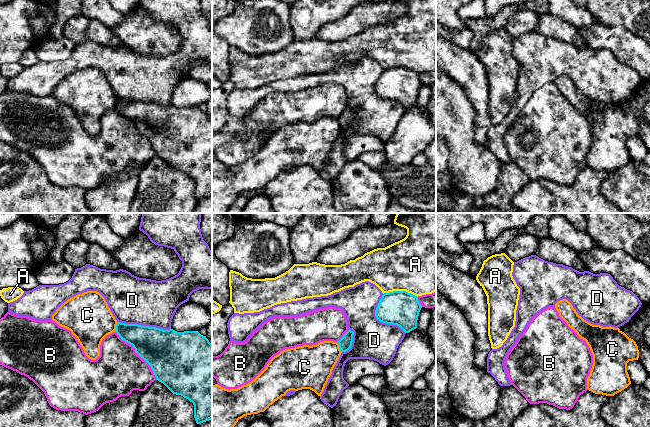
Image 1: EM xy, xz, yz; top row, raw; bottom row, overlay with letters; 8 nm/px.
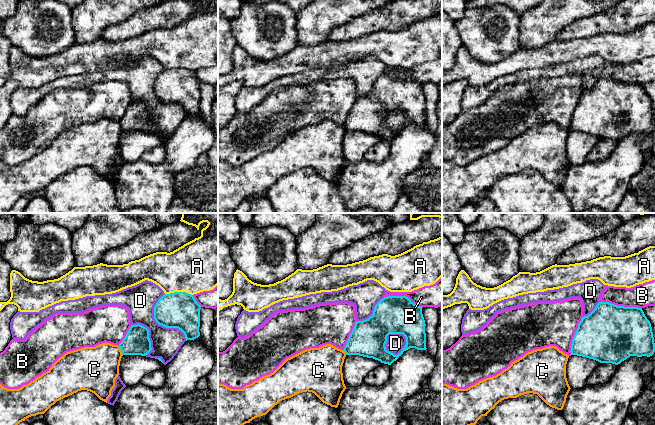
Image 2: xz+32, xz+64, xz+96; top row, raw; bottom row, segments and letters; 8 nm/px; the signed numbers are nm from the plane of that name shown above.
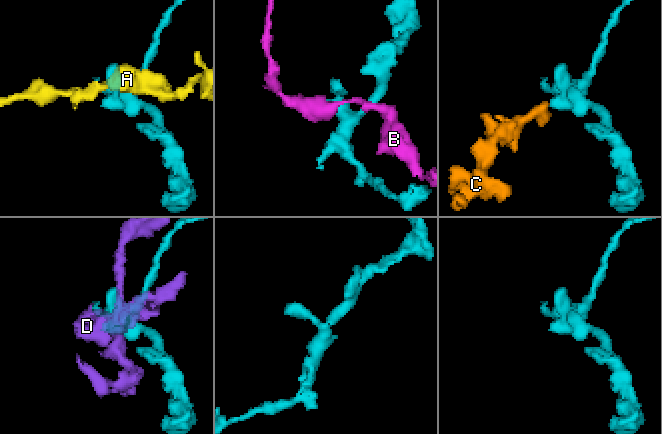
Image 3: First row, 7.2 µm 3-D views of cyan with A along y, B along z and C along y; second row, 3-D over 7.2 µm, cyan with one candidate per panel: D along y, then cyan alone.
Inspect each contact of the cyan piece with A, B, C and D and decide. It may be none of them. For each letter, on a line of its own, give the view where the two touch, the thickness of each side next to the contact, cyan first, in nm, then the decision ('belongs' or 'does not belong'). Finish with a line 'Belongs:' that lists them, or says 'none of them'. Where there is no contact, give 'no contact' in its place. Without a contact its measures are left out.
A: xz | 280/460 nm | does not belong
B: xy | 380/400 nm | does not belong
C: xz | 110/300 nm | does not belong
D: xz | 280/320 nm | does not belong
Belongs: none of them

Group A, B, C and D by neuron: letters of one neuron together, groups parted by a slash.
A / B / C / D

